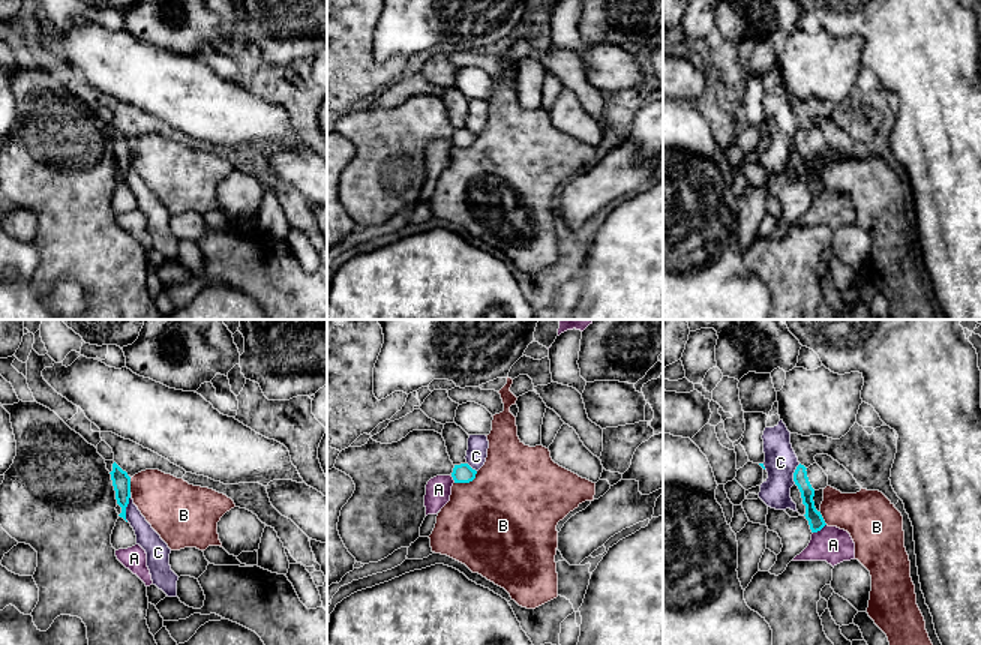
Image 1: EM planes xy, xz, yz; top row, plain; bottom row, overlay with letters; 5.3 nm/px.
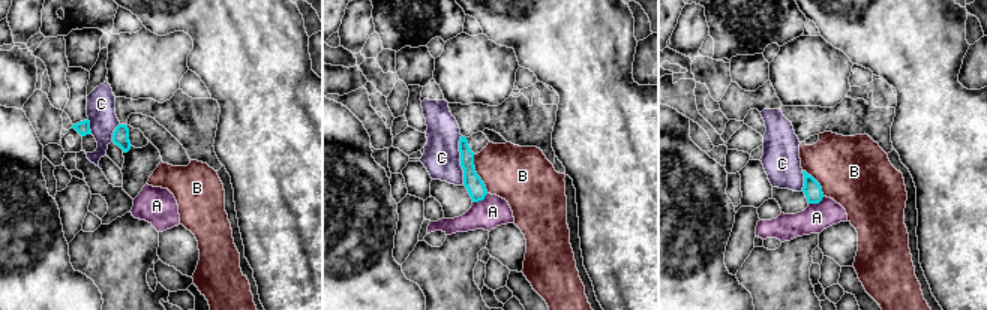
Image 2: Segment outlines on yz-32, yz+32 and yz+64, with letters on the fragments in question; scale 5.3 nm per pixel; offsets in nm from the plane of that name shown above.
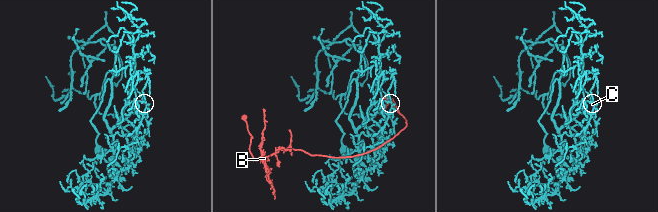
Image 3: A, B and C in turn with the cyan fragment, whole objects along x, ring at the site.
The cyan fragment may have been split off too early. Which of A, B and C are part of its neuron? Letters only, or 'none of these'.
none of these

